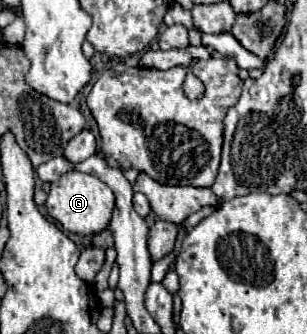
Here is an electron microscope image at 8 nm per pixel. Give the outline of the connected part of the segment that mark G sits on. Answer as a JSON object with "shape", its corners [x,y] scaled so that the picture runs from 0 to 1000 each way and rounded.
{"shape":[[[251,509],[212,515],[212,527],[179,539],[163,554],[160,587],[153,587],[153,605],[147,605],[153,641],[179,665],[192,665],[205,689],[244,695],[244,701],[264,701],[264,707],[296,707],[296,701],[342,689],[355,677],[368,617],[375,617],[368,569],[342,545],[316,539],[316,527],[270,521],[270,515],[251,515]]]}

